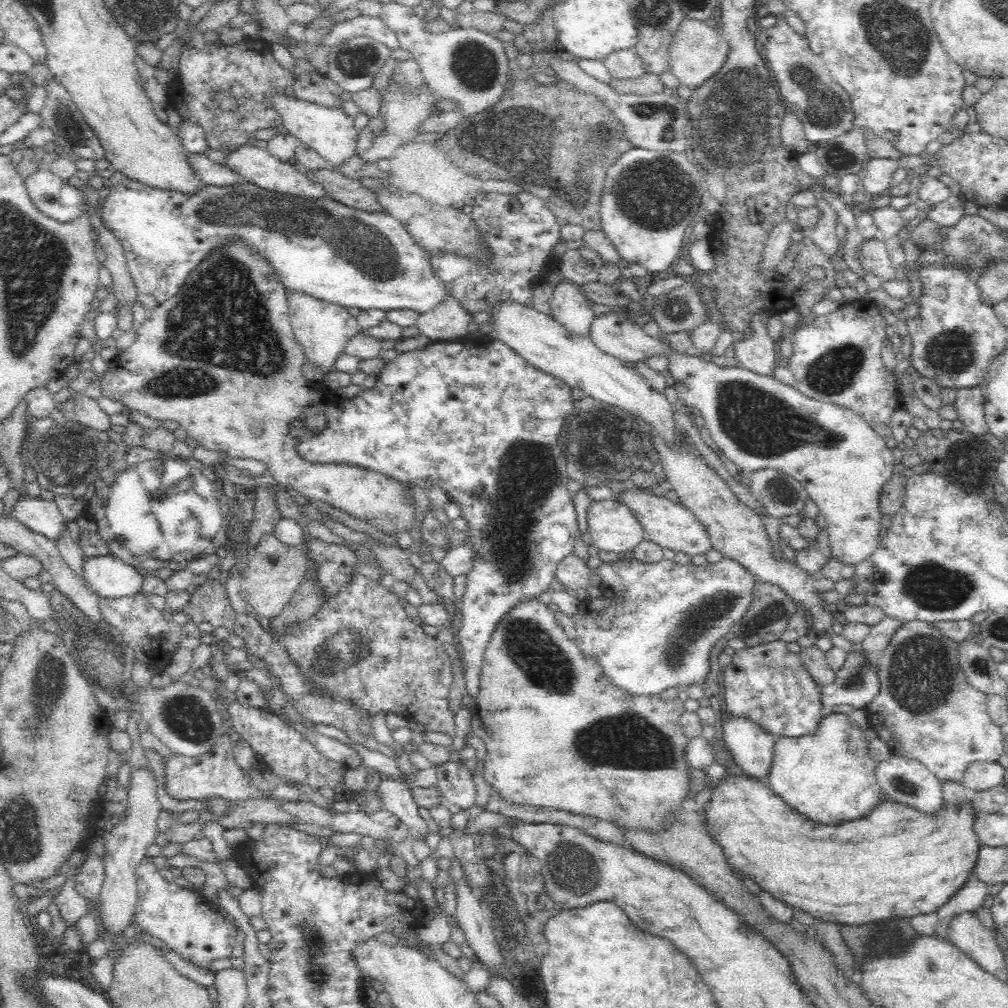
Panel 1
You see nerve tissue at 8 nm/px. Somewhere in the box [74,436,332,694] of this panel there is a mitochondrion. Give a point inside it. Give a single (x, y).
(110, 486)

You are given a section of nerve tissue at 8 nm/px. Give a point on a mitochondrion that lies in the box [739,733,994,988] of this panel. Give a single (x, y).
(879, 936)

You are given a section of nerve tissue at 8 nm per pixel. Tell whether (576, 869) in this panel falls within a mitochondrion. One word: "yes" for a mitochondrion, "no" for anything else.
yes

